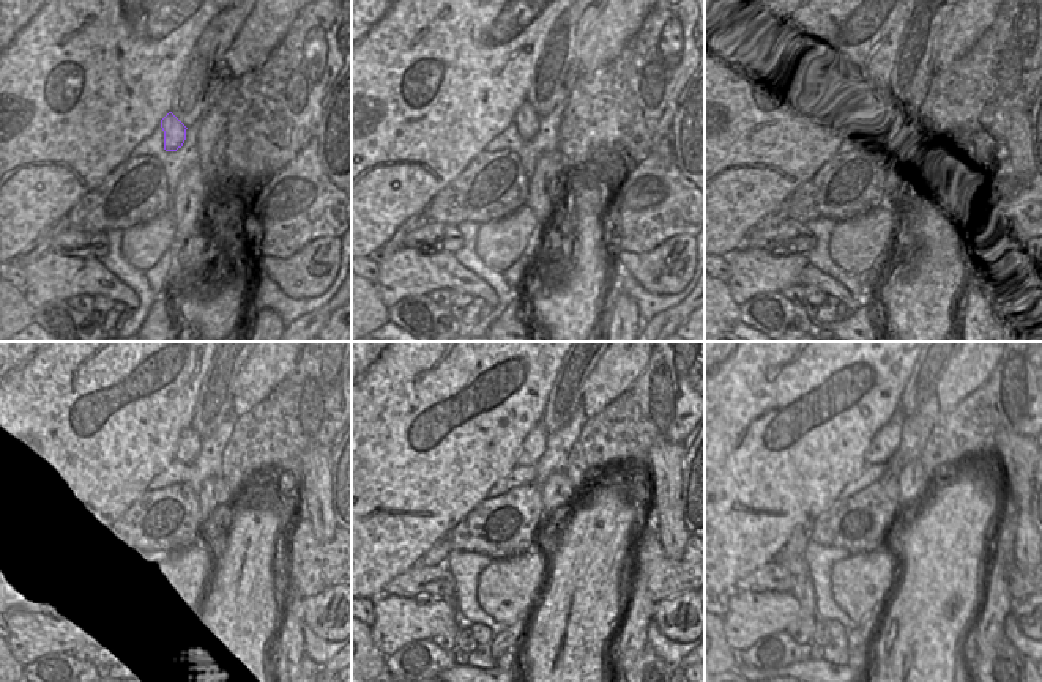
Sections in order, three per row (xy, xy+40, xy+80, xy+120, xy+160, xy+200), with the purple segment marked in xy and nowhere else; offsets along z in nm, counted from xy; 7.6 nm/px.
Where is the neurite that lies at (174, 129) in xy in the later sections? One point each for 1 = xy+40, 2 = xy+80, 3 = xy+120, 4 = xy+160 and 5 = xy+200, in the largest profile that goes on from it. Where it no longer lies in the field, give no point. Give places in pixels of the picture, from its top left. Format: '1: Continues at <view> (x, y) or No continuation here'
1: Continues at xy+40 (525, 118)
2: Continues at xy+80 (880, 112)
3: Continues at xy+120 (189, 443)
4: Continues at xy+160 (533, 446)
5: Continues at xy+200 (885, 443).

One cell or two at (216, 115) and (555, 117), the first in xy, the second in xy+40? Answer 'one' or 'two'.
two

